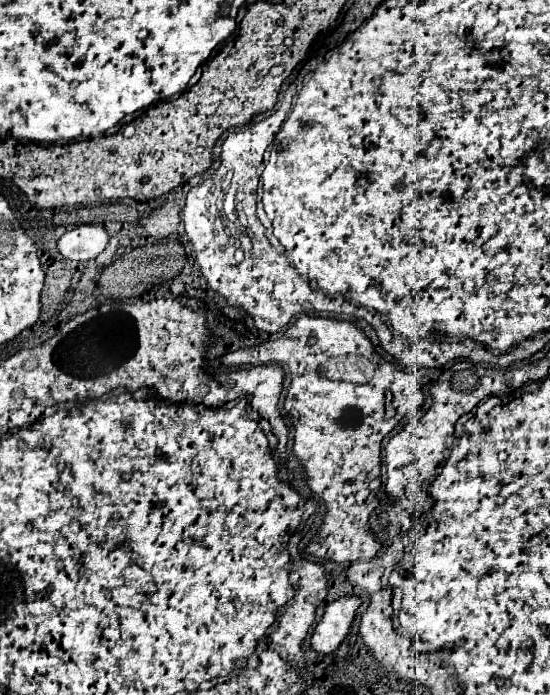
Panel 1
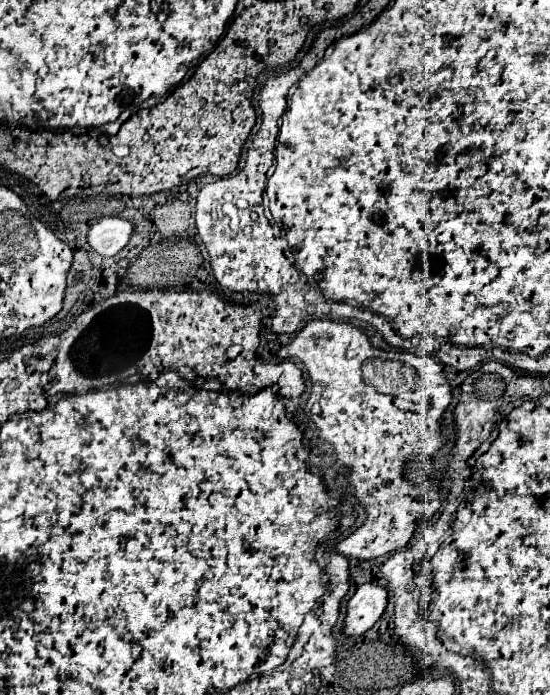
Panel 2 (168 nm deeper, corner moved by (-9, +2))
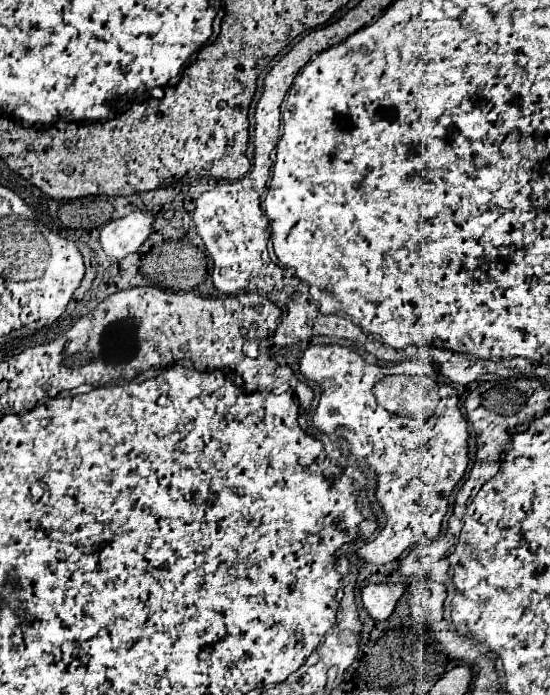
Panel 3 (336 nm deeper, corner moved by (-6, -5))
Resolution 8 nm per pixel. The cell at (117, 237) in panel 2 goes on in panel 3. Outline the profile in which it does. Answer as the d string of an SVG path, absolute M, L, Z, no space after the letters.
M132 211L130 215L110 221L100 233L100 245L112 259L122 259L136 253L152 233L156 215L152 211Z

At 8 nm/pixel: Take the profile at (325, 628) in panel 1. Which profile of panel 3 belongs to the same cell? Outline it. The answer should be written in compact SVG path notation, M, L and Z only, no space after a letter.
M376 583L366 585L362 589L362 603L368 609L370 617L376 621L384 621L394 611L398 599L404 595L406 583Z

